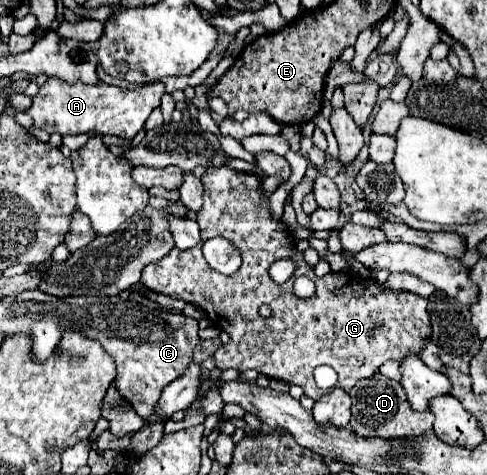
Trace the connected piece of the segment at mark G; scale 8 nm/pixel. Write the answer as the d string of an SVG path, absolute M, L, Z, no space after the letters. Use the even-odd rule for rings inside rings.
M223 165L223 167L209 167L203 173L201 181L205 187L203 207L197 213L197 223L201 227L201 239L205 241L211 237L225 237L227 241L231 241L239 249L241 259L243 259L239 271L233 275L223 275L223 273L215 271L213 267L209 267L209 263L205 261L205 257L201 253L201 245L185 249L185 251L173 247L157 263L145 265L145 269L141 273L141 283L155 293L167 295L171 299L181 299L185 303L191 303L191 305L203 309L215 327L225 329L231 335L231 343L221 345L217 349L217 353L213 355L217 367L221 367L221 369L233 367L239 371L255 369L261 375L303 387L305 395L317 401L325 393L313 381L313 369L317 365L331 365L339 375L337 387L341 387L349 393L351 387L359 379L371 377L381 367L381 363L385 363L389 359L399 361L407 353L421 351L421 341L431 333L427 299L423 299L415 293L409 293L409 291L381 291L375 281L359 279L353 271L327 273L325 277L317 277L313 273L313 267L309 267L303 261L303 253L295 249L293 237L289 235L287 227L283 223L275 223L269 219L269 199L261 197L261 191L259 191L261 179L257 179L251 173L239 173L239 171ZM283 247L287 247L285 259L295 261L297 269L289 281L279 285L271 279L269 267L273 261L283 259ZM299 275L307 275L315 281L317 291L313 297L297 299L293 295L293 281ZM261 305L267 305L271 309L271 317L267 317L267 319L259 317Z

